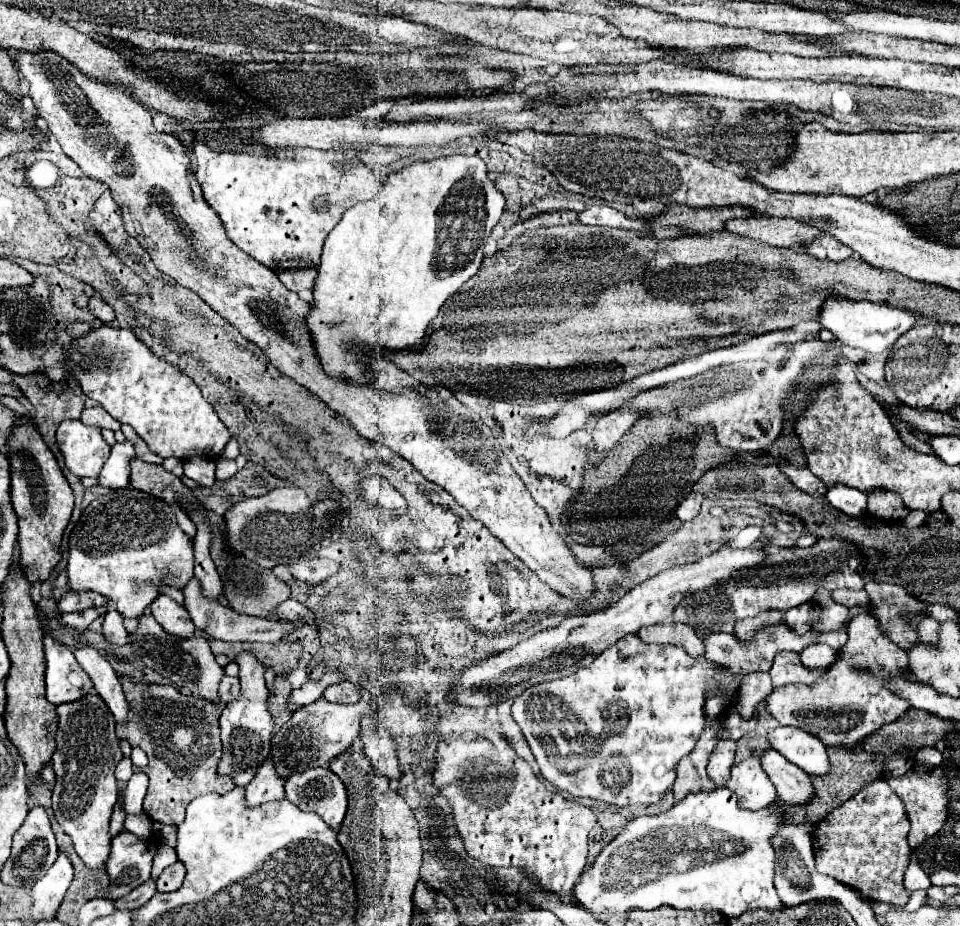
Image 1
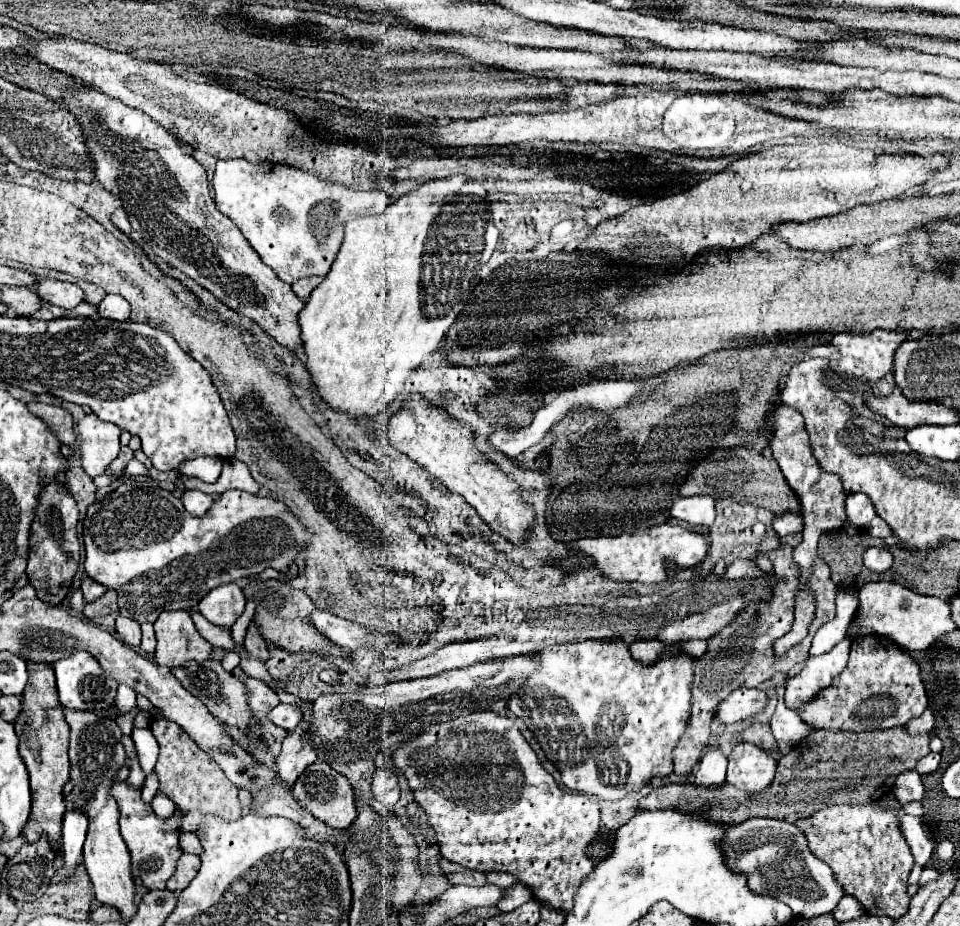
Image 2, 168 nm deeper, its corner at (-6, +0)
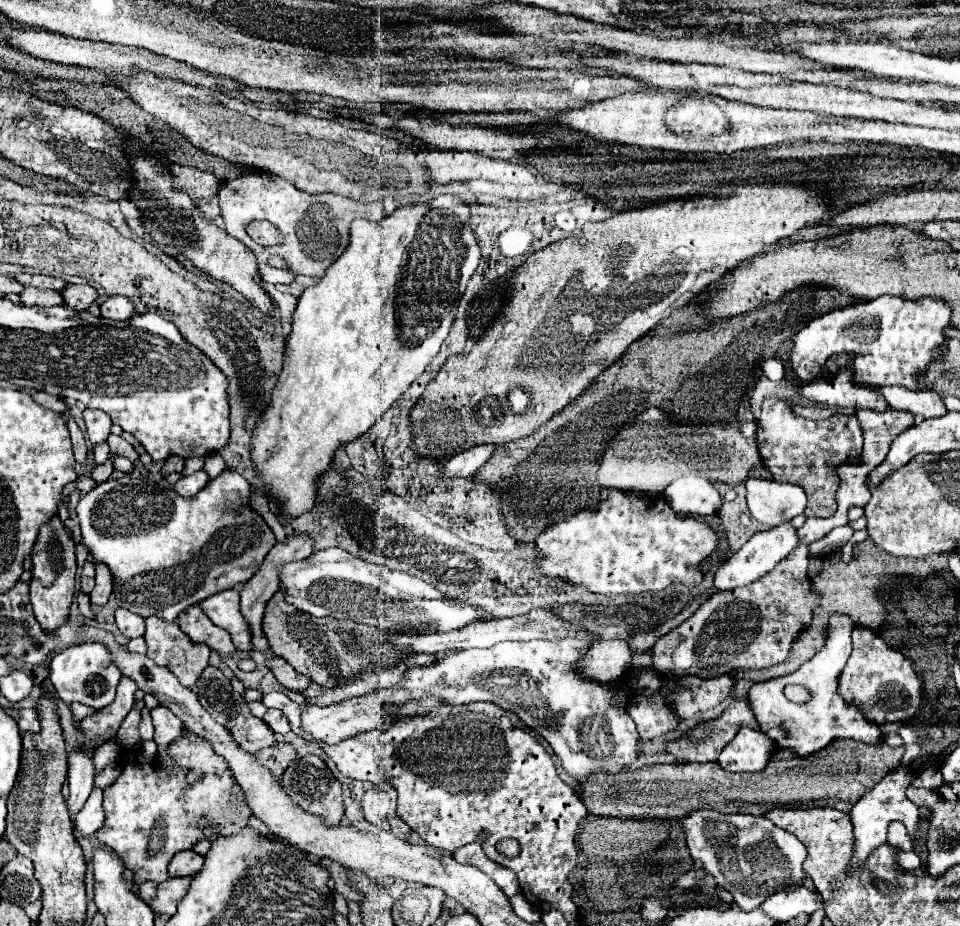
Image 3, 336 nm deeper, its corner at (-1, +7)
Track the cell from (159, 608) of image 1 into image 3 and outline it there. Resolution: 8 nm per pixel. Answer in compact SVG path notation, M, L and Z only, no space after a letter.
M151 616L145 620L147 622L147 632L145 632L145 642L147 642L147 656L157 662L159 666L167 666L179 680L183 686L191 688L195 686L195 682L199 680L201 672L209 666L209 654L211 648L207 644L199 644L199 642L191 642L189 636L185 636L179 628L177 622L173 624L165 624L163 620Z

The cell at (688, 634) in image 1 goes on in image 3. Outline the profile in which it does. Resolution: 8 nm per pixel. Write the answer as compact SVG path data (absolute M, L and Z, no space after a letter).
M623 640L593 642L589 652L577 662L577 674L599 684L621 680L631 668L631 652Z

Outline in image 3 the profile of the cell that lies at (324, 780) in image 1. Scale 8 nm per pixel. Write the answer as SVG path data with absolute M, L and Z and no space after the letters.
M303 756L303 758L297 758L295 764L291 762L291 766L281 776L281 786L287 792L287 796L291 798L291 802L297 804L299 808L303 808L305 812L323 818L325 824L329 824L329 826L341 824L341 818L345 814L341 784L335 780L335 776L331 774L331 770L327 768L327 764L321 758Z

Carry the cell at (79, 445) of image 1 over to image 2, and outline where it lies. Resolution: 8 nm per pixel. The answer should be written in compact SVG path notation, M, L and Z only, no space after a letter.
M94 413L86 415L78 425L80 465L90 475L104 475L108 465L120 453L120 427L98 419Z

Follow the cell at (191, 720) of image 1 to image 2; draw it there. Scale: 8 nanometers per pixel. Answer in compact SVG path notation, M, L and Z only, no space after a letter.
M158 711L154 713L150 721L150 729L160 745L160 755L156 763L156 775L160 779L158 795L166 795L176 803L180 809L180 829L196 833L200 817L206 813L214 813L222 819L234 821L240 817L240 803L238 803L238 787L226 779L222 767L206 755L206 751L200 751L200 747L178 727L178 723L166 719Z

